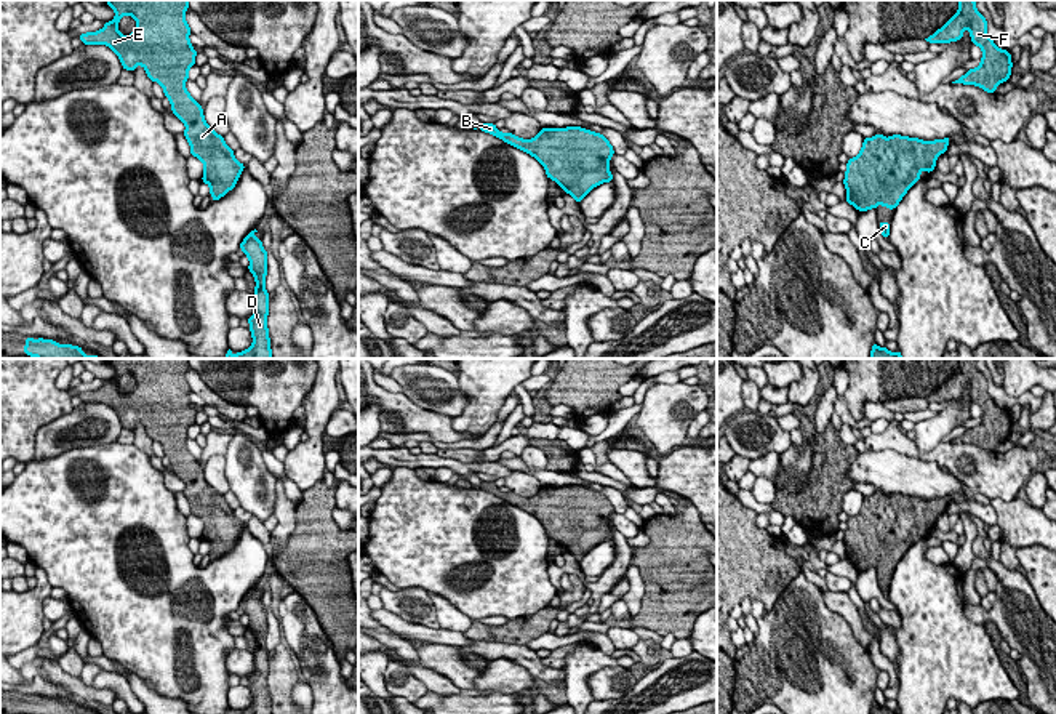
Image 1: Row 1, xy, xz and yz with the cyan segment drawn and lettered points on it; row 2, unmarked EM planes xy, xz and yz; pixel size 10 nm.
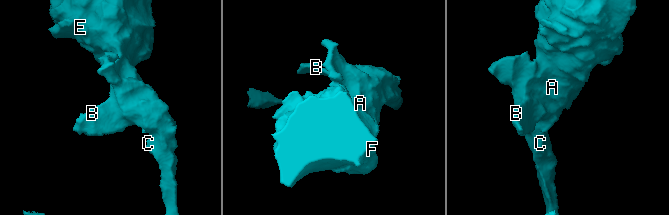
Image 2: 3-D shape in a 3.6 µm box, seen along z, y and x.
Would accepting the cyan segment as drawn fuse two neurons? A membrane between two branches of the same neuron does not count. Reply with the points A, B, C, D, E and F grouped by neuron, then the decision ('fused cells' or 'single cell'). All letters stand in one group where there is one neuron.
A B C D E F | single cell

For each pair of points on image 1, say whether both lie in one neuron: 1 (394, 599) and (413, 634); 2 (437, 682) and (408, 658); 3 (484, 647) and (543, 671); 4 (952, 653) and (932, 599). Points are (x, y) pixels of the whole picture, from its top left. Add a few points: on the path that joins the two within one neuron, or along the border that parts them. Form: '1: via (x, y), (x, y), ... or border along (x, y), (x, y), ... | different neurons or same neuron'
1: border along (383, 607), (408, 621), (440, 628) | different neurons
2: via (429, 677), (415, 666) | same neuron
3: via (498, 650), (511, 650), (528, 660) | same neuron
4: via (940, 641), (935, 636), (932, 612) | same neuron

